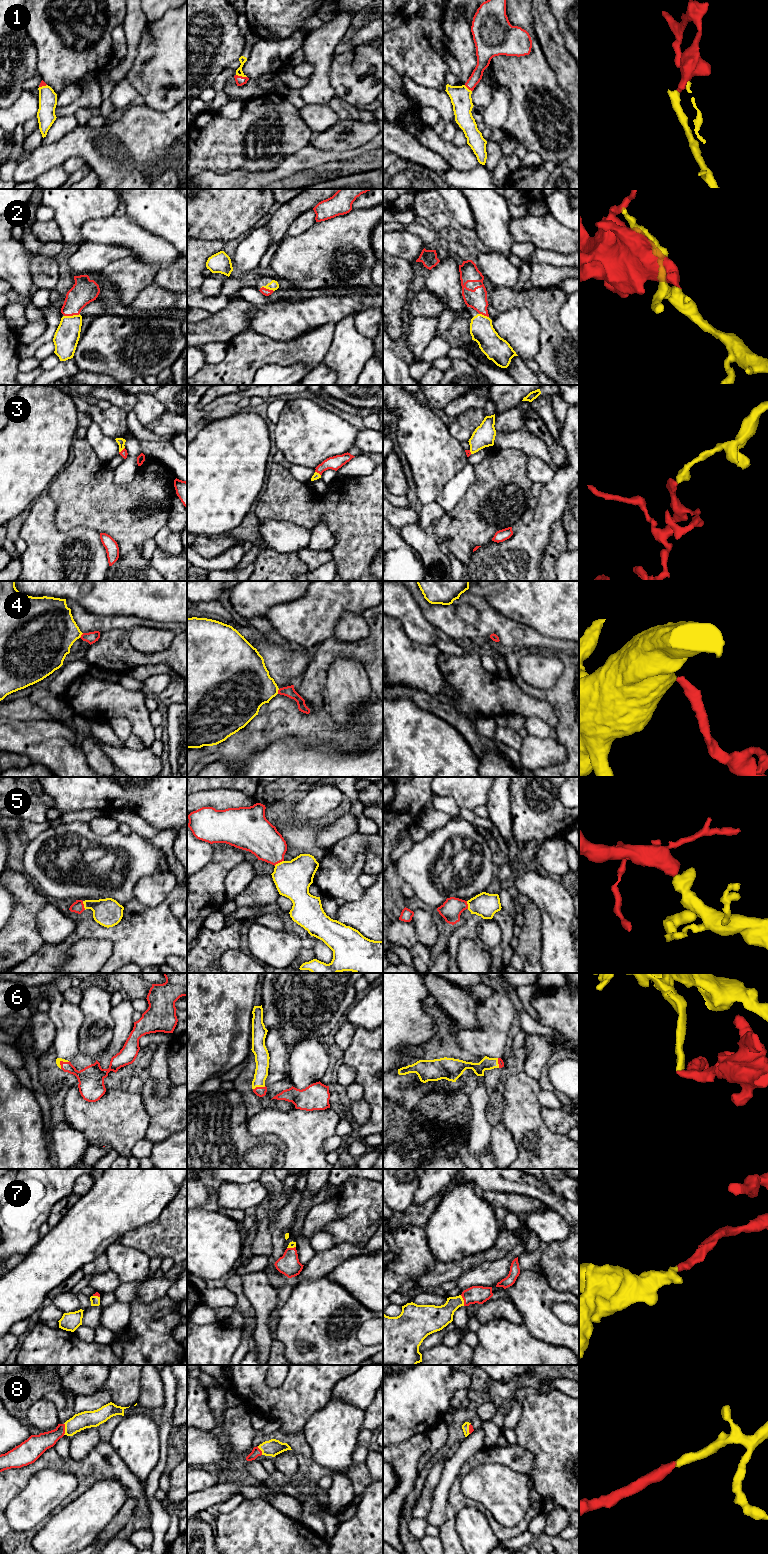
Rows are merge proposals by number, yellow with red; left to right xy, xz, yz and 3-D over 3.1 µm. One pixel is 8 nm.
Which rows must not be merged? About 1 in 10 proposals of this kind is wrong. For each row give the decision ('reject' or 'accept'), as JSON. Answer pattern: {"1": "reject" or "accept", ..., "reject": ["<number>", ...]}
{"1": "accept", "2": "accept", "3": "accept", "4": "accept", "5": "accept", "6": "accept", "7": "accept", "8": "accept", "reject": []}

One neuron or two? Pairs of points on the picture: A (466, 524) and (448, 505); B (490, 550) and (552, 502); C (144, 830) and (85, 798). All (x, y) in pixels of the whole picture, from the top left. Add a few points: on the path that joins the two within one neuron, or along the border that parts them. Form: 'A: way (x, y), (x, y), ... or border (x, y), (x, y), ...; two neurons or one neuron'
A: border (466, 490), (455, 506), (445, 514); two neurons
B: way (507, 550), (512, 550), (543, 519); one neuron
C: border (108, 810), (128, 808), (132, 811); two neurons

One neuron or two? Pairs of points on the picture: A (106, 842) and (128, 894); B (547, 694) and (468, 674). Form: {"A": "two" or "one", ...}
{"A": "one", "B": "two"}

